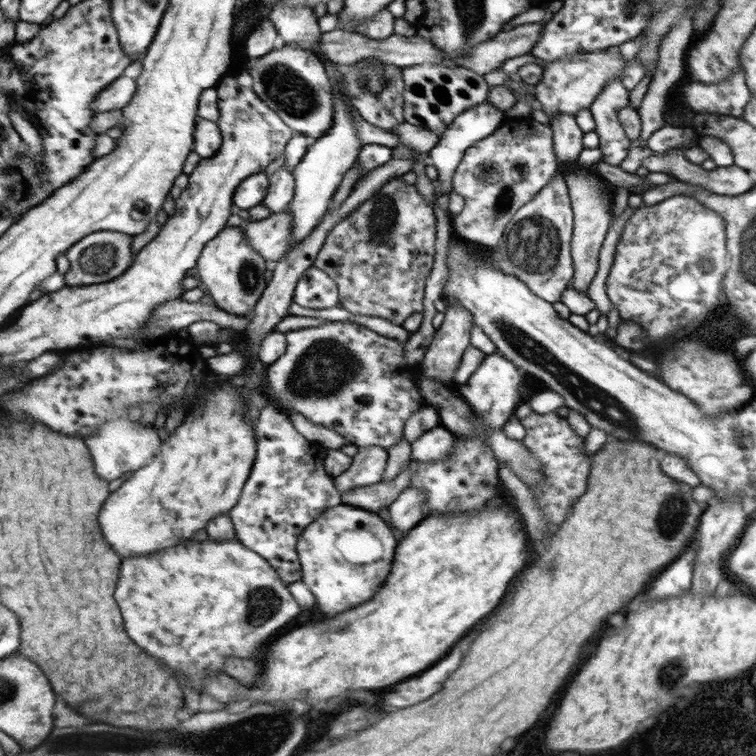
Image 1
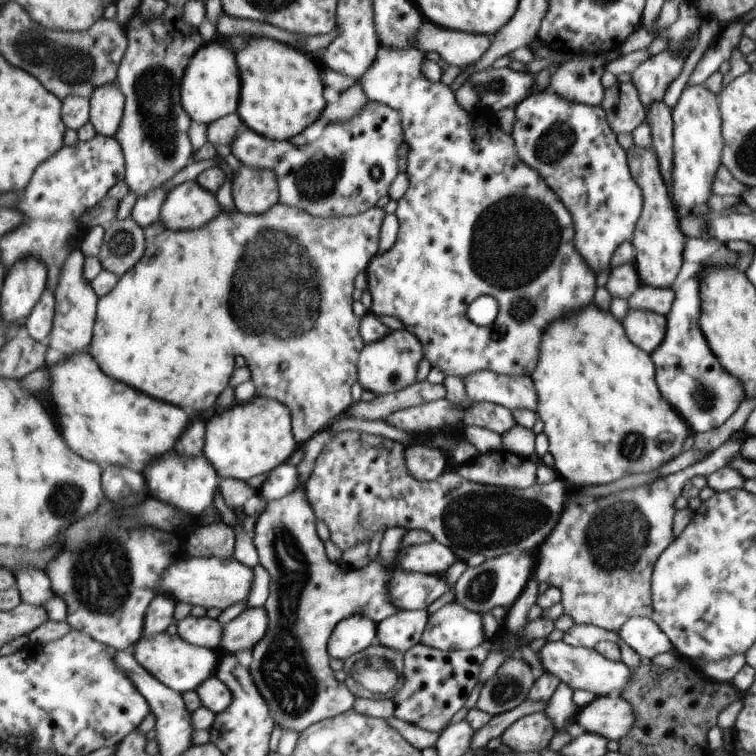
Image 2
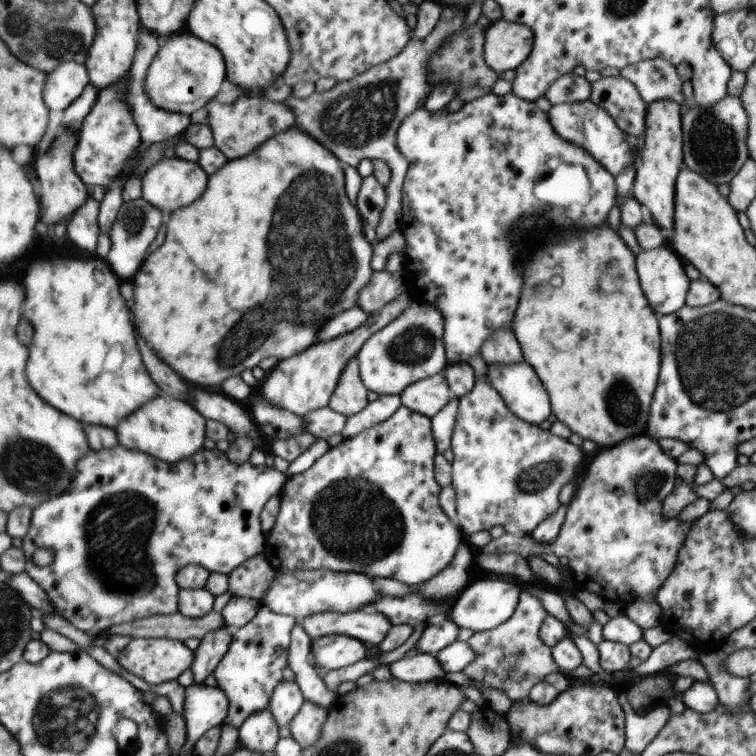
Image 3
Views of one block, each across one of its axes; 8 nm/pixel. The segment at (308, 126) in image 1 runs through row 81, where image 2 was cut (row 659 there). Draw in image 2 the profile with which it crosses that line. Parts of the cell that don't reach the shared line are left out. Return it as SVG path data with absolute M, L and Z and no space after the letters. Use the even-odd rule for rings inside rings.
M327 426L320 433L316 433L314 437L310 439L310 441L305 442L301 448L303 450L303 459L299 464L295 466L298 471L298 479L300 480L300 488L297 491L292 491L292 494L283 496L283 499L272 499L271 501L266 502L266 506L264 507L261 515L257 516L255 520L252 544L255 548L255 553L257 554L257 563L267 574L269 575L269 596L267 596L267 600L265 600L265 604L263 604L263 608L268 617L268 632L266 636L258 643L253 646L251 650L251 664L249 664L249 674L251 680L253 680L254 686L258 690L258 694L262 696L263 702L266 703L266 706L270 710L270 716L272 722L275 722L275 726L278 726L281 731L290 731L293 733L299 733L301 730L308 728L311 724L316 724L321 720L335 717L336 715L345 713L350 710L352 706L353 700L355 699L349 690L344 686L342 682L338 682L335 680L333 676L333 671L328 666L328 657L329 652L326 651L326 646L329 644L330 633L331 630L334 629L336 625L340 621L345 618L351 617L353 614L359 615L367 615L375 624L378 624L380 621L383 621L385 618L393 615L397 610L388 602L386 598L386 593L384 592L384 585L386 581L386 573L382 568L381 564L377 562L376 559L367 564L367 566L363 566L363 568L359 568L359 570L346 569L341 564L332 564L327 560L323 550L323 541L318 538L317 534L317 522L314 520L313 511L311 511L310 504L306 502L306 496L304 494L304 483L307 481L308 475L310 474L312 465L314 464L314 459L318 456L318 453L332 440L332 432L329 430L330 426Z

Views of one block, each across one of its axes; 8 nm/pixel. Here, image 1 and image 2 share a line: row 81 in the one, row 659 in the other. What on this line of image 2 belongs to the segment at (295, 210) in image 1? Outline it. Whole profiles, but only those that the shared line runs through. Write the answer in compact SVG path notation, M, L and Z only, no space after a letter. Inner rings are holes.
M353 614L331 630L326 651L341 661L373 644L377 636L377 624L367 615Z

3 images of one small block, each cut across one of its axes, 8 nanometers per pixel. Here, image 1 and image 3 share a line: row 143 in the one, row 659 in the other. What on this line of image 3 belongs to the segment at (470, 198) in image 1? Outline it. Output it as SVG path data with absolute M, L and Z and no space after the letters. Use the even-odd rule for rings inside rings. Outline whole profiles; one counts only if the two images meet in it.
M523 592L514 613L502 625L485 632L477 631L466 641L475 653L475 660L465 665L461 674L471 680L473 688L479 692L481 688L493 688L506 694L511 702L521 701L528 698L529 690L535 683L559 670L551 658L550 648L537 636L539 624L546 614L539 604L541 602L537 598Z

